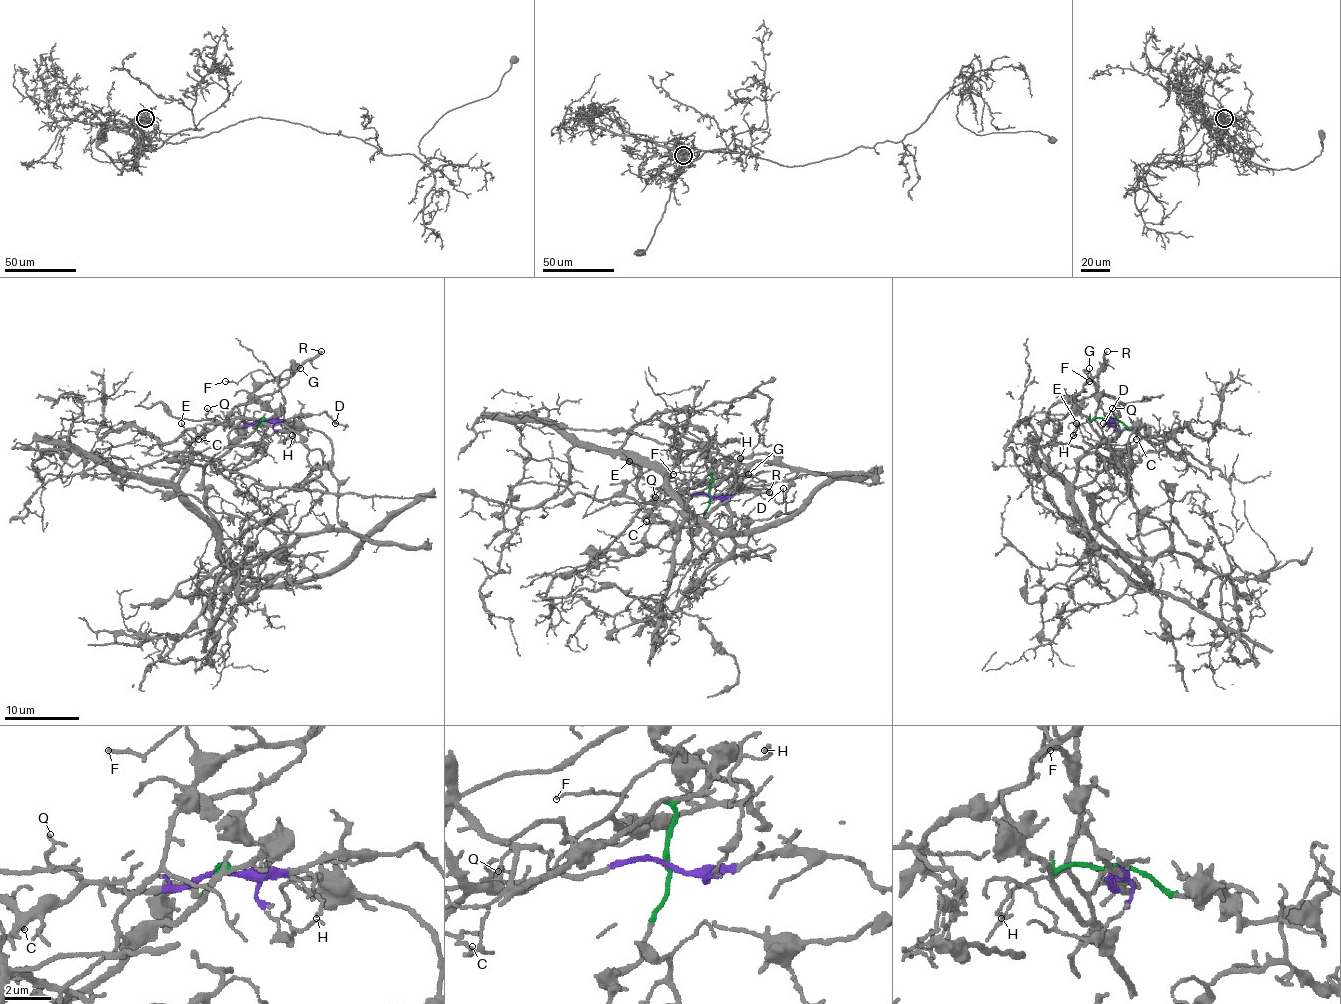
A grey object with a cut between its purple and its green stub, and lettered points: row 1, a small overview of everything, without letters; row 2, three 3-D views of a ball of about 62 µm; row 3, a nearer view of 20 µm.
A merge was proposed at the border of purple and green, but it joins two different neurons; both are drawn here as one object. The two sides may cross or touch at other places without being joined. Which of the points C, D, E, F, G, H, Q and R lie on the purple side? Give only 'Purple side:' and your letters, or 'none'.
Purple side: C, D, E, H, Q

